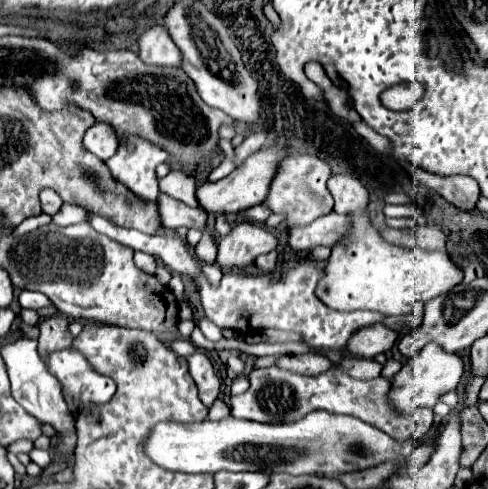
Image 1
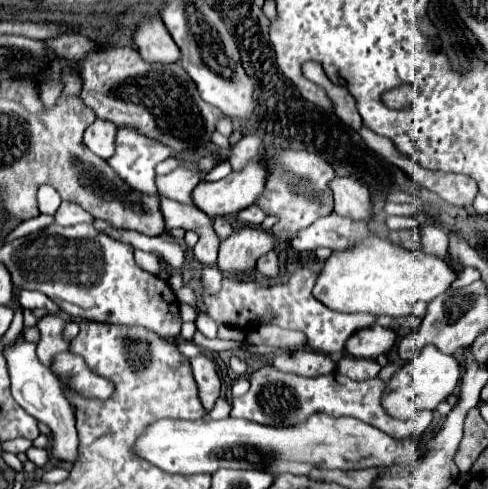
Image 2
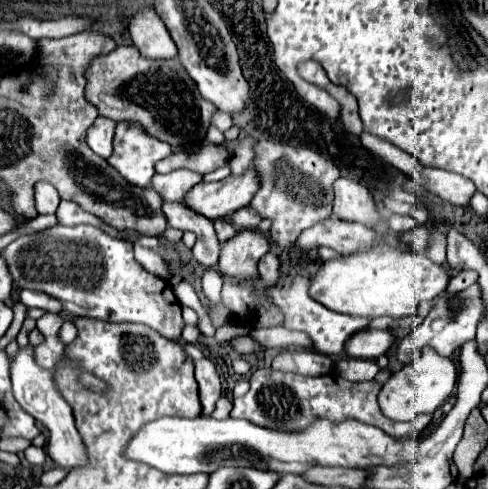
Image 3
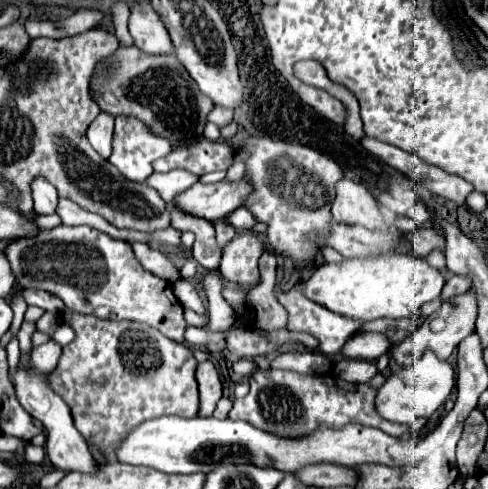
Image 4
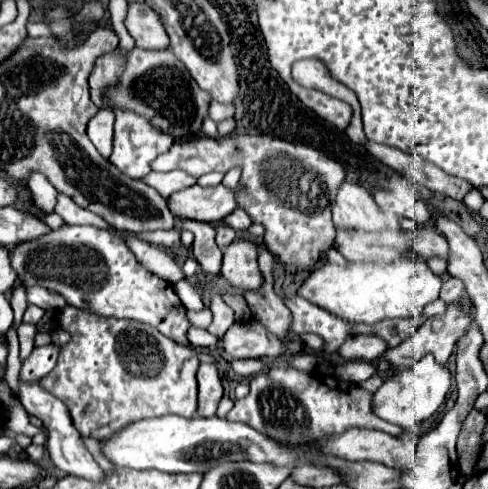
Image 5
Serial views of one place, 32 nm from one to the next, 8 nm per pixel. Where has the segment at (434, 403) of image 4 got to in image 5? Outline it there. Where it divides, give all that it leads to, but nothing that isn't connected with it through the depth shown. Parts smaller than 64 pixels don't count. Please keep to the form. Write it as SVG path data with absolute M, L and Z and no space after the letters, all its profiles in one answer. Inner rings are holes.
M424 356L422 360L416 362L416 366L404 370L402 374L388 378L374 392L372 410L376 412L378 418L410 430L416 424L420 424L422 420L430 418L440 408L440 404L446 400L446 396L450 392L450 386L452 386L450 370L446 366L436 364L436 360L432 356Z

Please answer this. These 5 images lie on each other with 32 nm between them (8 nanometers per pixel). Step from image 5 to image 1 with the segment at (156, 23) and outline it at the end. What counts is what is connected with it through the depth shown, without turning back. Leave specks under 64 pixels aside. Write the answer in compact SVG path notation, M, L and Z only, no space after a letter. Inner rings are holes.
M154 24L142 32L138 38L140 58L146 64L160 64L160 66L180 66L180 50L170 40L168 30L162 24Z

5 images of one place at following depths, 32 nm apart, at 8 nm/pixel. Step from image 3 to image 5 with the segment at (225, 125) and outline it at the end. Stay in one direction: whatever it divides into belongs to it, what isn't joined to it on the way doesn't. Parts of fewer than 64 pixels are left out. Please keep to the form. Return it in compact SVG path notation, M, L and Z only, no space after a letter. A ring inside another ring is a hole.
M212 100L208 114L210 114L210 118L212 118L214 122L220 122L220 120L230 118L230 116L234 114L234 104L222 104L222 102Z

